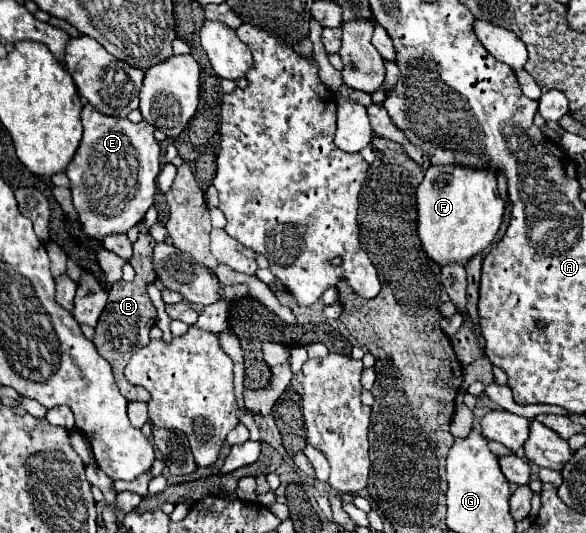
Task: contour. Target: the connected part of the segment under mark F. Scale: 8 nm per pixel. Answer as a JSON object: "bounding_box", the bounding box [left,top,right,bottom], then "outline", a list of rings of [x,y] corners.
{"bounding_box":[418,166,504,262],"outline":[[[430,166],[418,188],[418,234],[426,254],[438,262],[462,262],[486,250],[504,214],[504,200],[496,186],[494,170],[470,170],[468,166]]]}

